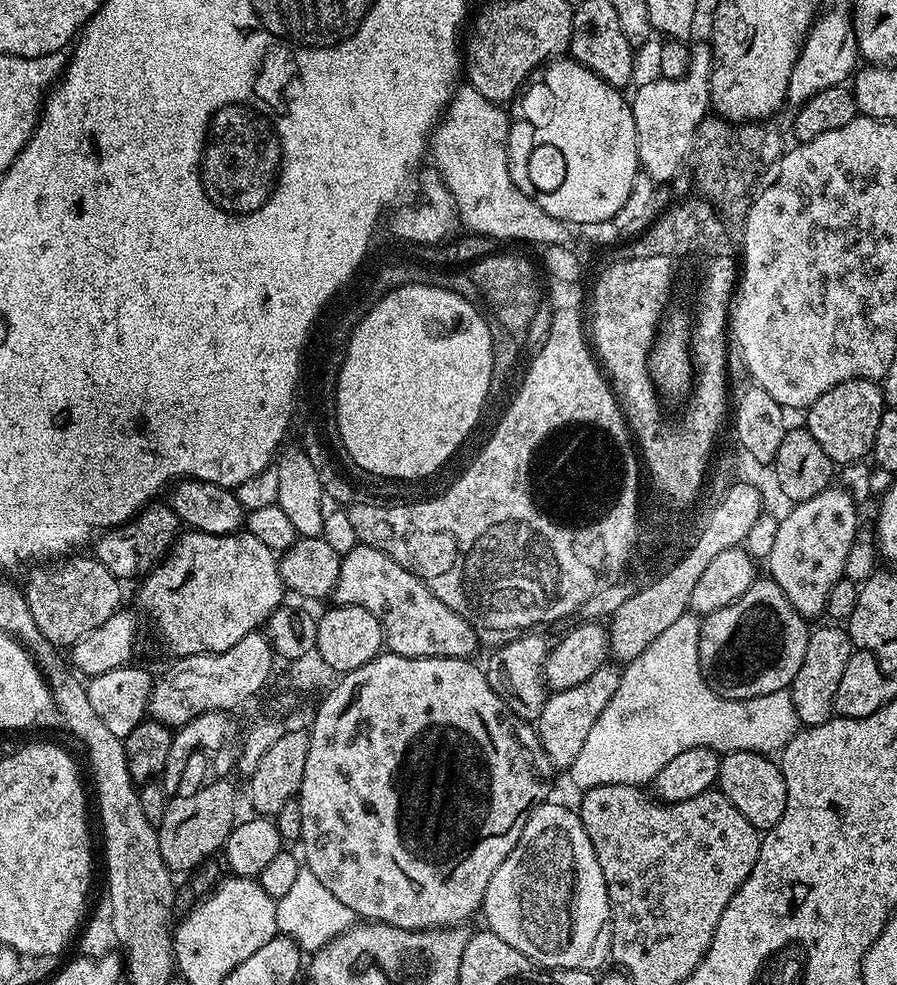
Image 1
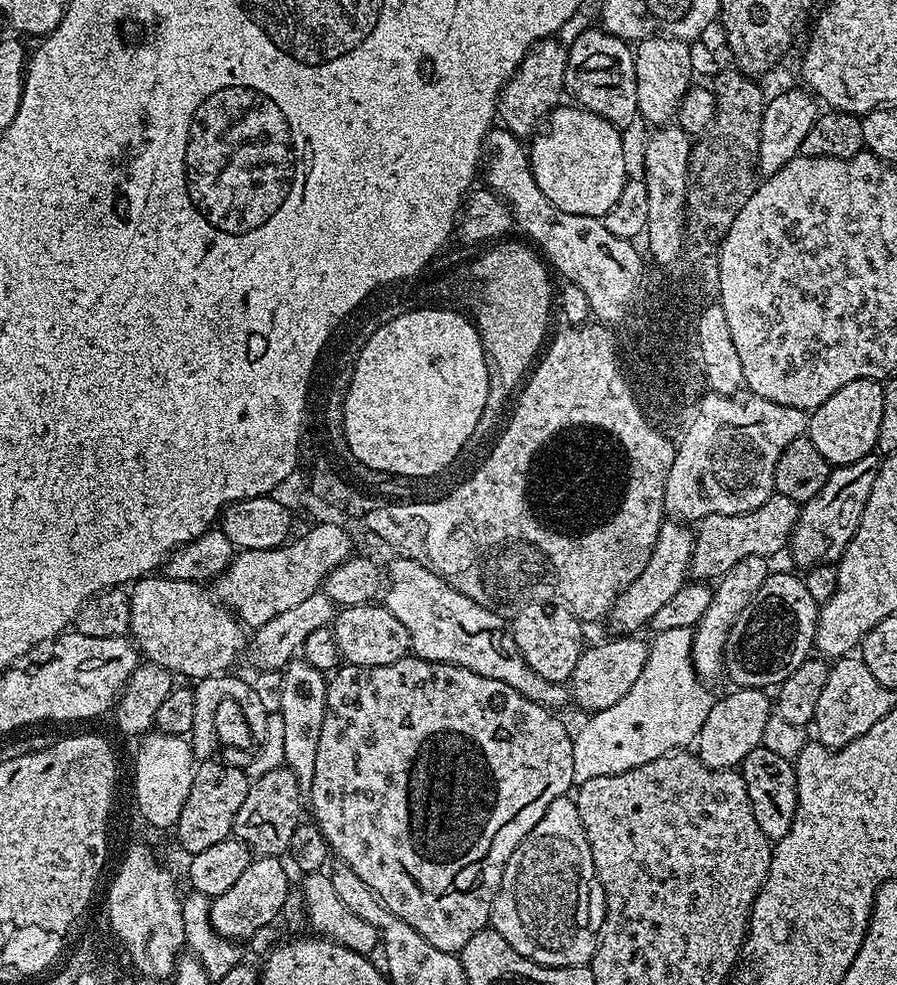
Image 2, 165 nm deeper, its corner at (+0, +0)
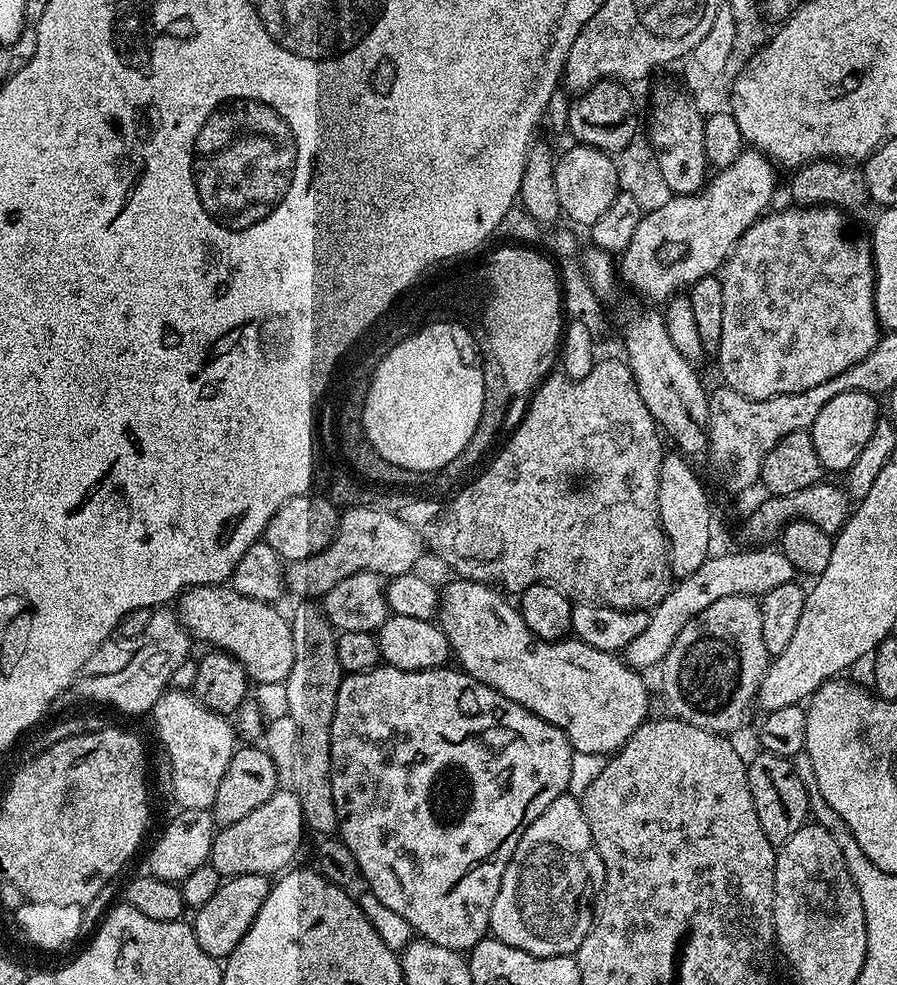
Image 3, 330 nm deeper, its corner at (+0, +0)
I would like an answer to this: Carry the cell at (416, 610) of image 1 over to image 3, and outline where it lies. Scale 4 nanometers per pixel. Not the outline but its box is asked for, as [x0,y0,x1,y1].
[438,578,649,754]

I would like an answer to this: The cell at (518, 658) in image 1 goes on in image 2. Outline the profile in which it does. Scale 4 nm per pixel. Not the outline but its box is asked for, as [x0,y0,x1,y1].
[510,602,586,684]

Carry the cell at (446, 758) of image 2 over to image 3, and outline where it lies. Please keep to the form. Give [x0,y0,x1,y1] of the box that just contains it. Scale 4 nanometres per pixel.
[330,666,573,954]

